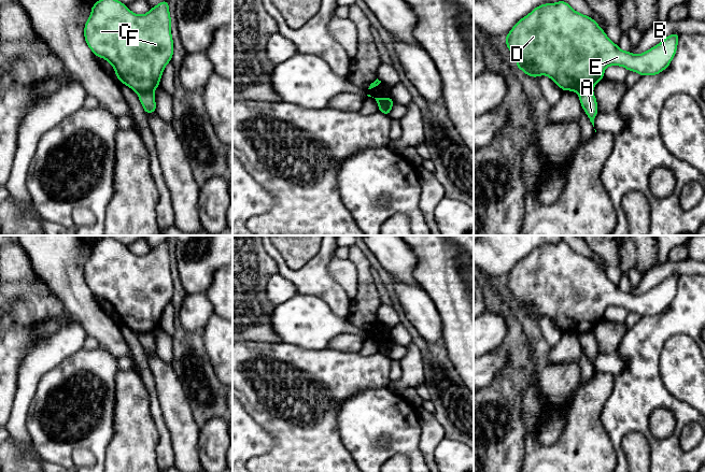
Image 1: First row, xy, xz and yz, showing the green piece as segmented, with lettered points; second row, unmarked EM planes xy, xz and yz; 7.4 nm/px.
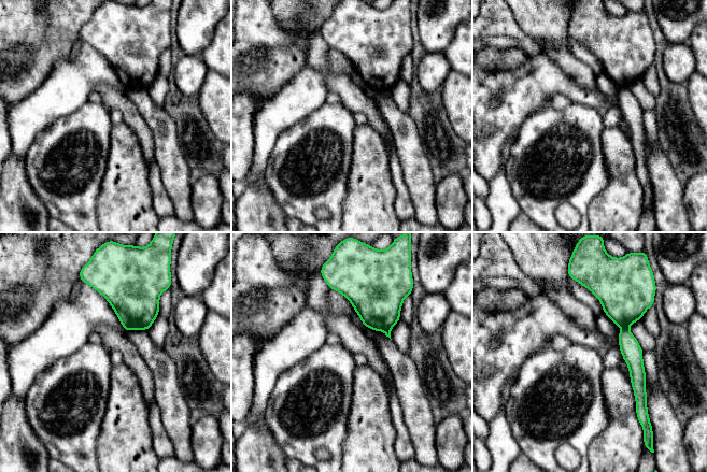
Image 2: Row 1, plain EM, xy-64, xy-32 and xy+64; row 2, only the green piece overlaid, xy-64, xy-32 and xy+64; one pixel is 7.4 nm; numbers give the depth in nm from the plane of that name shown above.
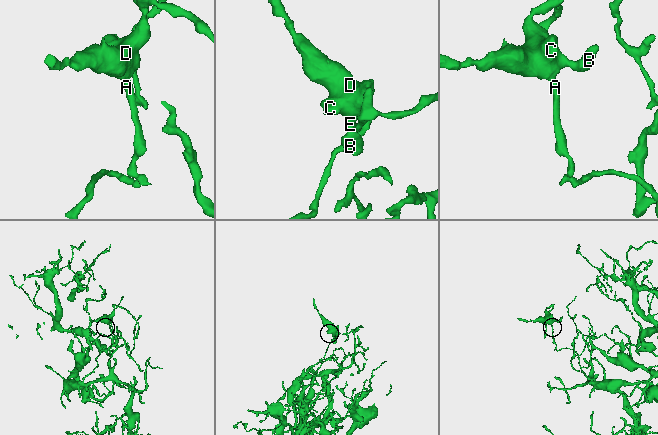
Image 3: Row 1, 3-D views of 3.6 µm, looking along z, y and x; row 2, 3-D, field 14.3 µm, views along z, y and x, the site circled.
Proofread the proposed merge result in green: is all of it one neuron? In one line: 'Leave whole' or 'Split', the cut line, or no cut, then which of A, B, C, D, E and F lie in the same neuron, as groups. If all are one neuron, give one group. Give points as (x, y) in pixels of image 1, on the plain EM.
Split. Split along xy (152, 331), (138, 334). Groups: A / B C D E F

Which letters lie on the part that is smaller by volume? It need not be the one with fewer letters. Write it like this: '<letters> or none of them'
B, C, D, E, F

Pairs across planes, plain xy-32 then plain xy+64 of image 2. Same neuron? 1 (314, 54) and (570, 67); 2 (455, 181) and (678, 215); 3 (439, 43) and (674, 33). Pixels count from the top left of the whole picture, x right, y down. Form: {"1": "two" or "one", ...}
{"1": "one", "2": "two", "3": "one"}

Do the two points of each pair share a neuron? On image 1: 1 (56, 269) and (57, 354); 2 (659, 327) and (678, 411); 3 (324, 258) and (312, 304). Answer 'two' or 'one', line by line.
1: two
2: one
3: two

